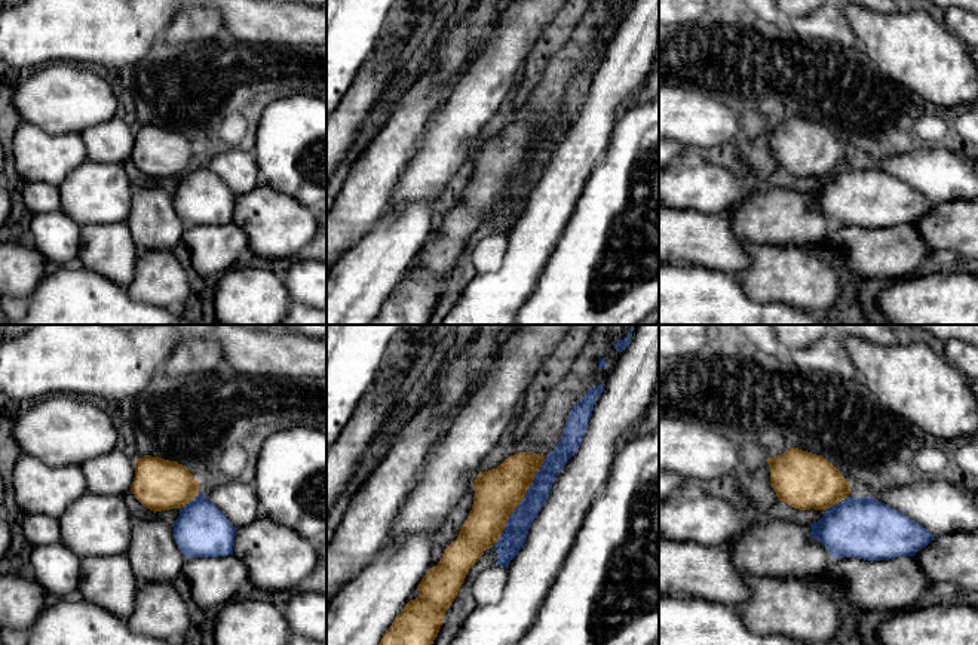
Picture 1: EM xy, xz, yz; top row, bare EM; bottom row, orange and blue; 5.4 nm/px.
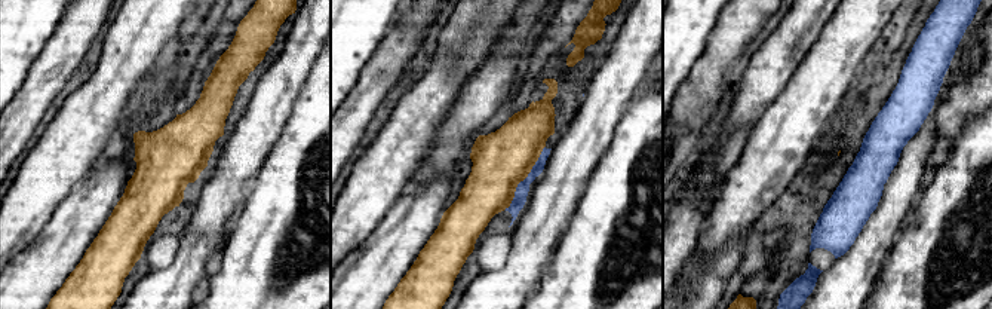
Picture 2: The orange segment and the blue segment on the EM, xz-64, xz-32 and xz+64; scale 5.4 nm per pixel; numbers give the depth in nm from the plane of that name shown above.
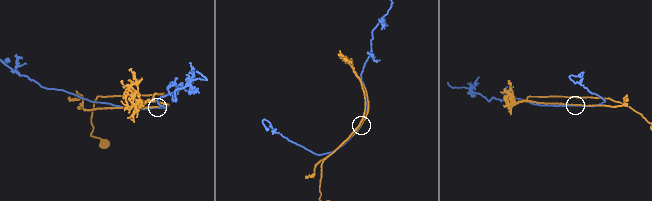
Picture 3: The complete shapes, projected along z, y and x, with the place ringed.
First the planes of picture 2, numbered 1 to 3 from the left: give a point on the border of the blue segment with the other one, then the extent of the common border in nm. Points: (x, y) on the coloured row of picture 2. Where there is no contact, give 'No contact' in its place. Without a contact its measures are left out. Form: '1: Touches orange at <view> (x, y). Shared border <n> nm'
1: No contact
2: Touches orange at xz-32 (524, 179). Shared border 400 nm
3: No contact

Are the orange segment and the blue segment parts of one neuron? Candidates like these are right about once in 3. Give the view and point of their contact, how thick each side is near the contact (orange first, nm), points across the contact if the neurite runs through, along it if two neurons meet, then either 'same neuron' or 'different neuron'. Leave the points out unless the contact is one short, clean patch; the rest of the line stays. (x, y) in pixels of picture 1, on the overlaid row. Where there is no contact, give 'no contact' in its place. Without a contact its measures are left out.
contact xz (521, 500); calibres 260 and 140 nm; different neuron

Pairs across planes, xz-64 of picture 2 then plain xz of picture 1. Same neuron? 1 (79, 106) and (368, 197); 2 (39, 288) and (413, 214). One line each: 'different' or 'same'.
1: same
2: same

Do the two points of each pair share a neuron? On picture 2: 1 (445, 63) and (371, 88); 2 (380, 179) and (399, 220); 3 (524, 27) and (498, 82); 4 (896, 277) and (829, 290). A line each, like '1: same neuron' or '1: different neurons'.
1: different neurons
2: different neurons
3: same neuron
4: different neurons

